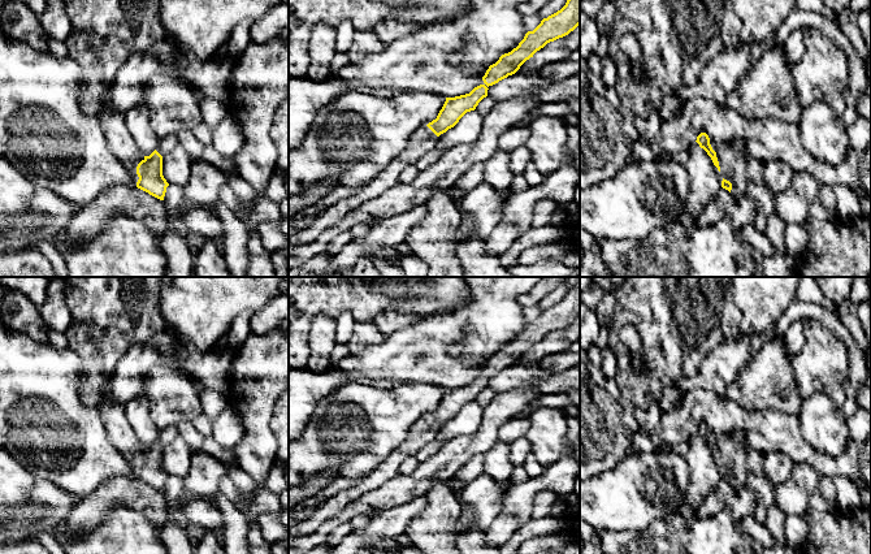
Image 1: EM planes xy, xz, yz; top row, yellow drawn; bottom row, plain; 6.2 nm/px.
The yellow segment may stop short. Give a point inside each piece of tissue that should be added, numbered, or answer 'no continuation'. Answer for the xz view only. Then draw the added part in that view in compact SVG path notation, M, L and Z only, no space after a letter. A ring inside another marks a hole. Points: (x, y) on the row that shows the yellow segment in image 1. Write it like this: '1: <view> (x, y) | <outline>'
1: xz (423, 139) | M425 125L417 127L410 137L404 151L395 157L377 177L361 187L354 196L346 198L318 213L311 225L289 238L289 251L299 244L313 241L326 228L341 221L351 209L380 196L387 189L399 183L400 172L415 164L438 143L438 137Z

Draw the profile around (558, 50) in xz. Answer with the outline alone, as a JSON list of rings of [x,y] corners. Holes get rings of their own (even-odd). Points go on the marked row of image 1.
[[[580,25],[568,35],[547,43],[543,48],[537,51],[520,66],[520,70],[523,73],[537,74],[545,65],[560,61],[578,48]]]

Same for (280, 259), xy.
[[[289,246],[270,254],[276,277],[289,277]]]

